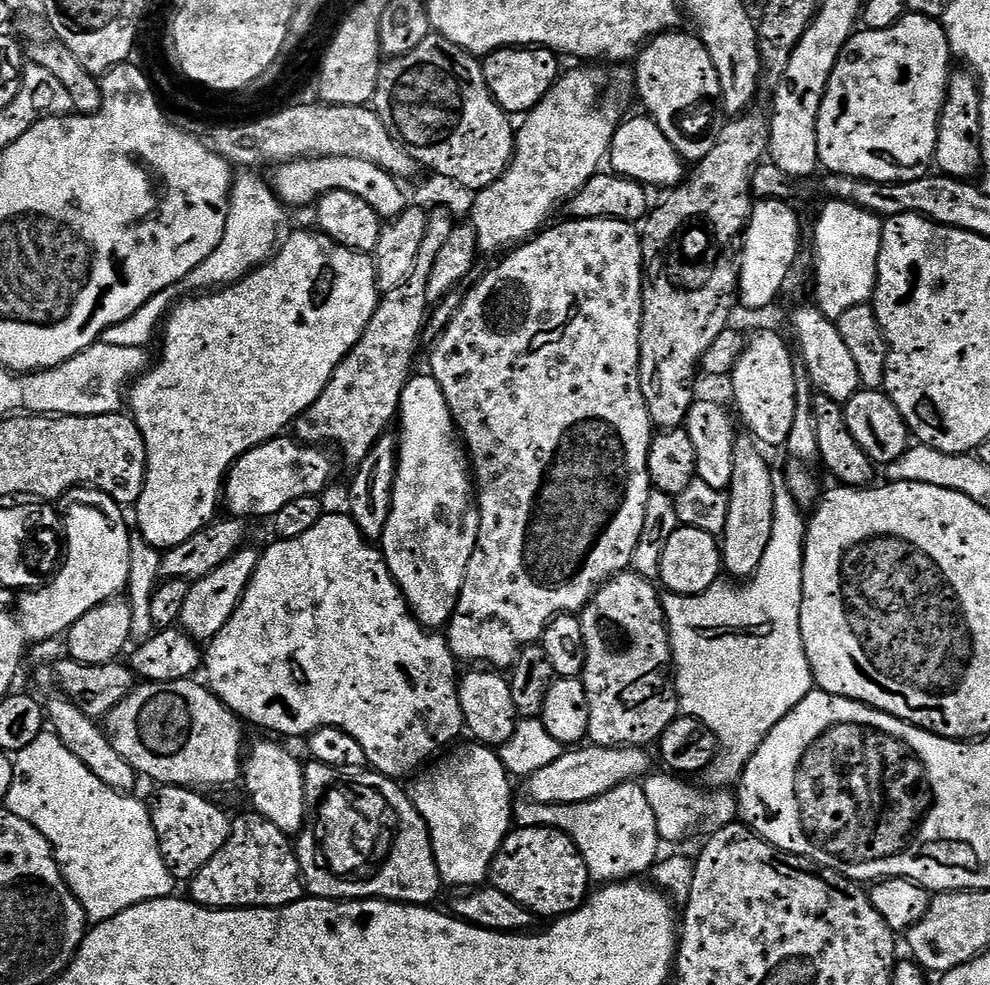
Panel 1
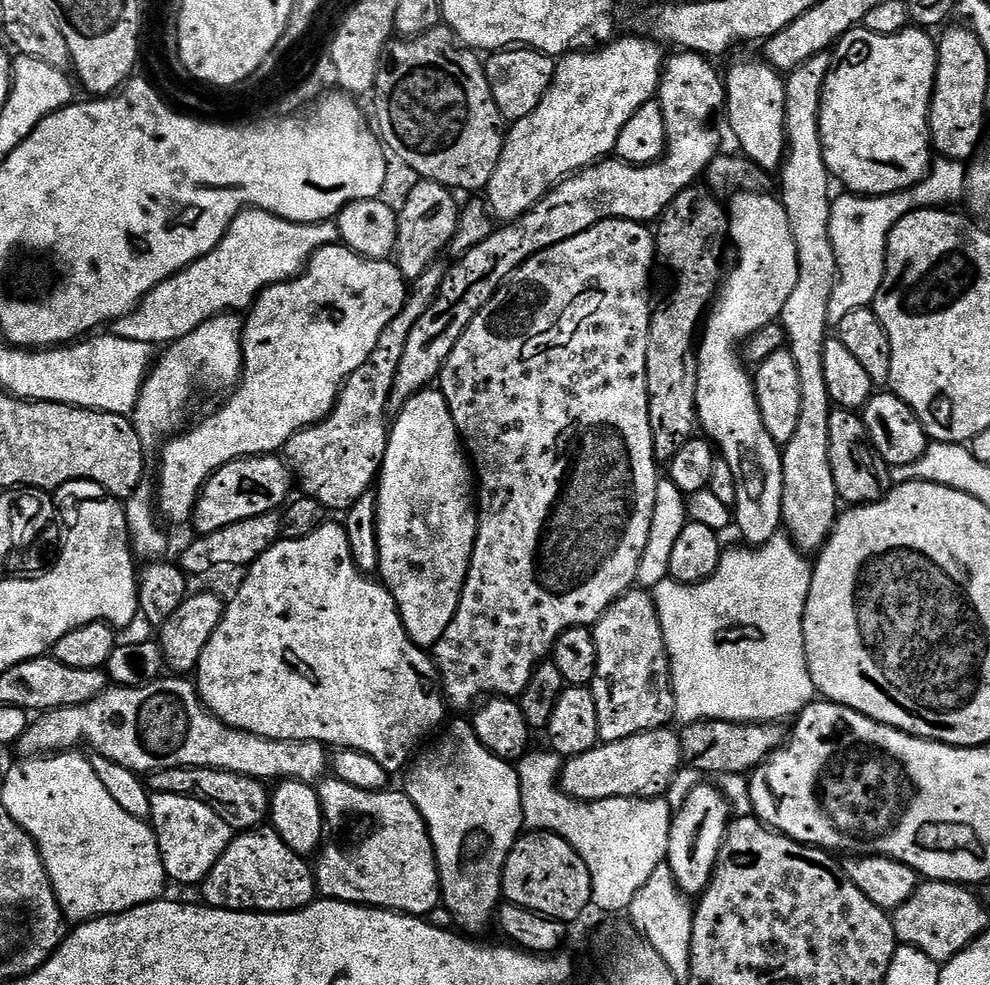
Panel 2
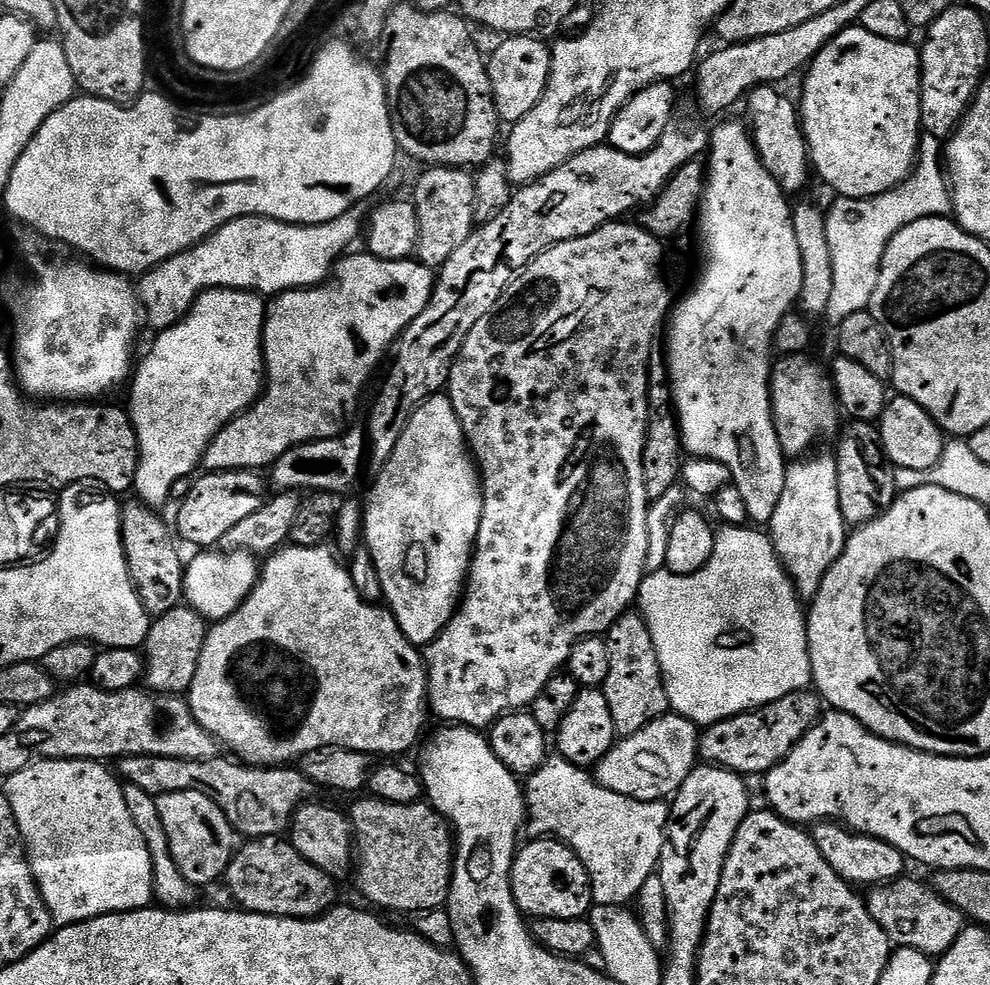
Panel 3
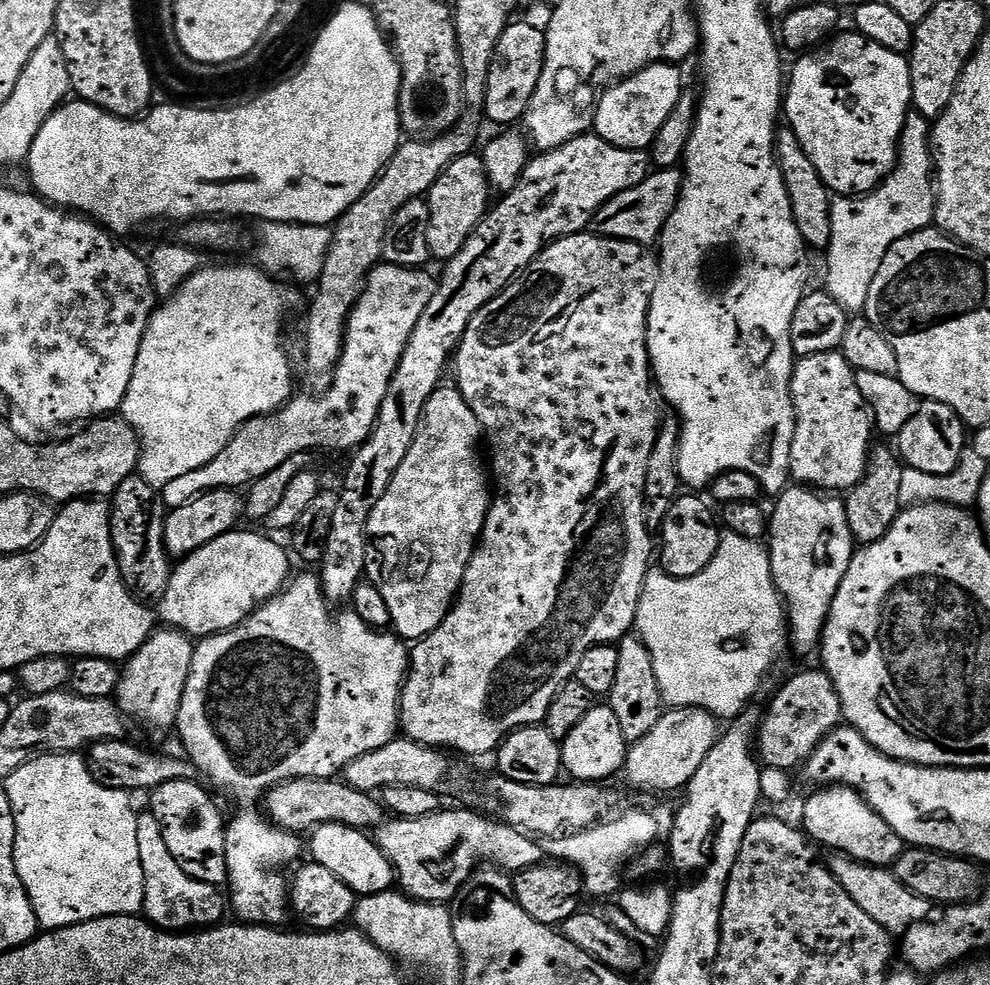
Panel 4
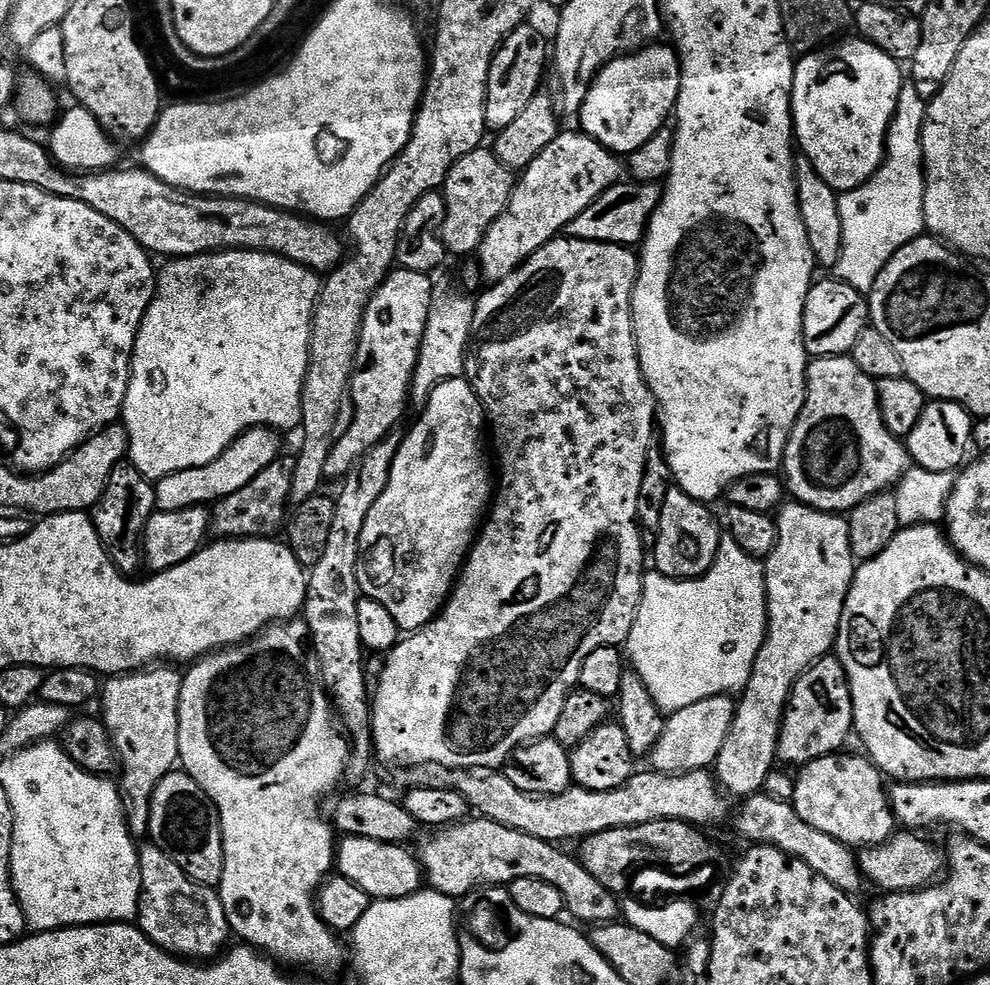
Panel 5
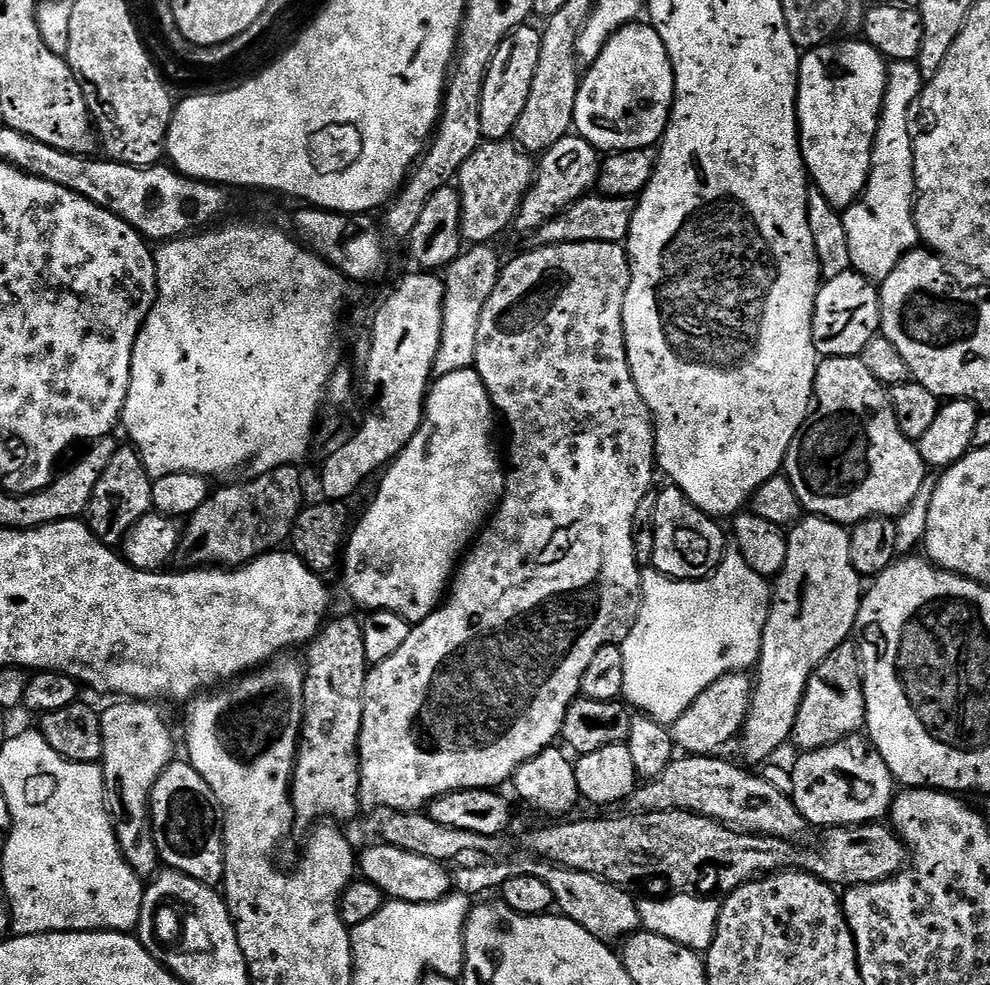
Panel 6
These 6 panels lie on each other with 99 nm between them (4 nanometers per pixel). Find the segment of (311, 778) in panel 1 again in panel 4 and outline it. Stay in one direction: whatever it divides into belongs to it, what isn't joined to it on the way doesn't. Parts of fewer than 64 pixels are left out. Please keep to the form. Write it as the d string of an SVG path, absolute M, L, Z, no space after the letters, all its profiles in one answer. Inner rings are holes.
M456 808L453 812L441 810L434 814L426 814L422 818L385 819L374 839L390 858L392 867L396 869L396 879L404 895L411 896L413 900L424 900L427 904L444 904L459 897L464 884L481 866L489 864L509 874L515 874L533 868L535 864L545 863L546 855L539 839L512 827L511 824L484 816L479 816L476 812L467 812L464 808Z

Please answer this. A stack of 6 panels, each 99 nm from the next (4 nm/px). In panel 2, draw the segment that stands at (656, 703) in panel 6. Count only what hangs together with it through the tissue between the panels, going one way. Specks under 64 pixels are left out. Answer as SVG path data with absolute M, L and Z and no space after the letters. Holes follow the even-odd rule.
M662 478L657 481L650 535L639 562L636 581L639 587L651 590L651 598L658 610L672 669L675 719L680 722L729 720L735 724L770 724L787 721L787 716L799 716L818 696L810 678L804 645L804 611L812 585L813 565L809 561L807 564L803 553L787 535L778 534L759 546L739 546L729 552L727 549L711 578L697 584L679 584L677 580L668 578L668 572L671 551L688 523L686 503L693 523L709 526L717 532L723 532L732 524L729 505L719 501L712 492L698 492L687 502L684 493L674 486L672 480Z

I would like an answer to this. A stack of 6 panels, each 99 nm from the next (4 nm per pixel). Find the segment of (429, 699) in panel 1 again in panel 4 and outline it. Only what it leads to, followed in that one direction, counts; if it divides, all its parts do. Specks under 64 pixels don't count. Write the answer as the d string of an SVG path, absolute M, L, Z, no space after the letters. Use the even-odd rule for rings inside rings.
M308 570L305 576L291 581L283 592L277 594L272 600L260 605L252 615L248 616L236 628L229 632L220 632L216 636L203 637L196 644L194 662L190 666L190 678L186 678L186 690L182 694L182 706L176 715L176 728L180 732L180 740L184 743L183 751L197 773L213 789L221 788L228 796L236 800L256 800L267 793L275 784L298 778L333 779L337 774L343 773L354 758L362 758L362 754L370 754L370 750L378 750L378 746L386 746L391 740L397 739L401 731L400 726L400 691L404 689L404 680L410 671L410 648L399 636L388 630L369 628L358 614L345 610L335 620L332 617L333 609L320 585L319 575Z

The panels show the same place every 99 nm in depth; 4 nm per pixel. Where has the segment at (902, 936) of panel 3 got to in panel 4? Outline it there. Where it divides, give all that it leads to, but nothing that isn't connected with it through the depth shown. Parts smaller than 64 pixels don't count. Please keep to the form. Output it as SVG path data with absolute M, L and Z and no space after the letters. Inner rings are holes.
M837 852L829 857L826 863L834 874L838 886L842 886L842 890L846 890L846 894L850 894L854 902L858 902L860 909L866 910L866 914L870 914L870 918L874 918L874 922L878 922L878 926L882 926L889 934L903 934L929 919L931 912L928 911L933 911L933 904L926 898L914 894L906 886L902 886L895 871L856 860L844 852Z

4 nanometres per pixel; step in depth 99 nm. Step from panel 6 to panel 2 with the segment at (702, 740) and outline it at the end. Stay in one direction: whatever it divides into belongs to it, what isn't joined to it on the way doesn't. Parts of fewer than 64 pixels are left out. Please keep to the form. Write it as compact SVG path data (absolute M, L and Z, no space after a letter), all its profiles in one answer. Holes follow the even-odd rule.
M671 727L659 728L653 732L634 734L618 742L601 742L586 754L571 757L563 765L559 786L567 795L583 801L616 799L619 796L663 797L682 767L680 738L672 731Z

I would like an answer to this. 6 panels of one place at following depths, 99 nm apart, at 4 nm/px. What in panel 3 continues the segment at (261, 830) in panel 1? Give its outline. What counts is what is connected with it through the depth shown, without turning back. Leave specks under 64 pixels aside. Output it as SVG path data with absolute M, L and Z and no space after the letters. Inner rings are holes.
M263 836L242 844L235 849L222 880L223 883L228 883L229 894L240 903L237 905L243 911L311 920L324 915L337 903L337 881L306 858L302 858L302 854L298 854L298 850L294 850L287 839Z

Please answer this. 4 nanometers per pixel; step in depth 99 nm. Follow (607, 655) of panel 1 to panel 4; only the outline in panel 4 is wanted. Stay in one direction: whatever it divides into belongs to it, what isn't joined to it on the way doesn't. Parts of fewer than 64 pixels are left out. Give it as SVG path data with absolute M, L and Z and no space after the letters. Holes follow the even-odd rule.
M639 635L623 636L615 647L618 650L618 675L611 692L606 697L606 703L618 718L622 738L626 738L629 745L633 745L646 738L646 734L650 734L654 726L658 726L666 711L666 705L658 686L658 674L654 674L654 662L650 658L650 650Z

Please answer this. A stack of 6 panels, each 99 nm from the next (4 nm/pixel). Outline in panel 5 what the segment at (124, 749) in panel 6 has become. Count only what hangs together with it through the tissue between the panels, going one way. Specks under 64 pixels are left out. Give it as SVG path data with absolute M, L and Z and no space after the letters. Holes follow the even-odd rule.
M149 666L143 670L126 672L105 679L102 684L102 695L98 700L98 704L104 707L102 719L112 739L112 747L116 749L119 763L122 765L118 772L120 801L124 807L124 815L128 818L128 828L136 838L148 836L150 806L154 790L158 786L158 782L162 778L166 778L166 774L173 771L180 762L178 710L180 709L180 695L184 678L179 671L176 673L172 668L175 667Z

